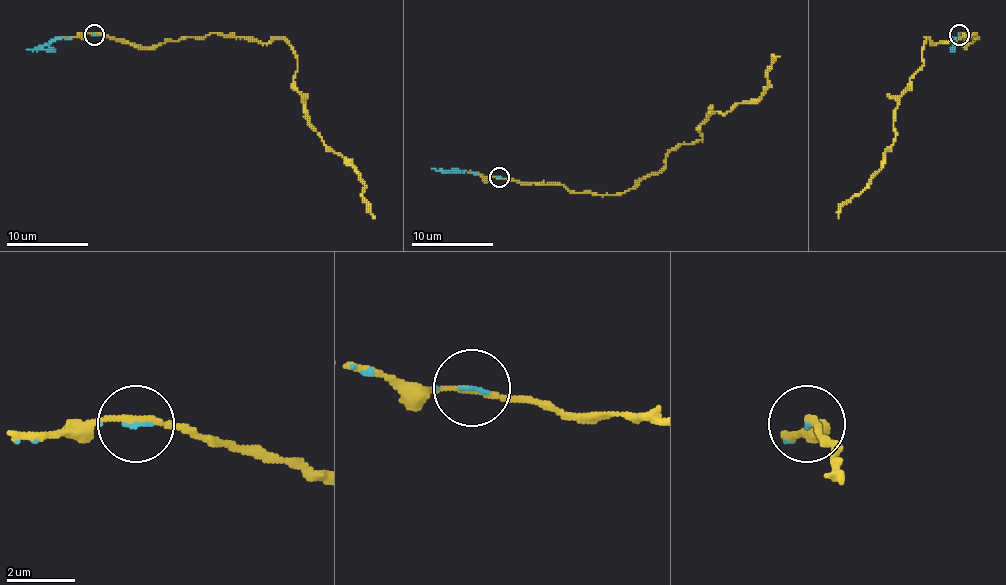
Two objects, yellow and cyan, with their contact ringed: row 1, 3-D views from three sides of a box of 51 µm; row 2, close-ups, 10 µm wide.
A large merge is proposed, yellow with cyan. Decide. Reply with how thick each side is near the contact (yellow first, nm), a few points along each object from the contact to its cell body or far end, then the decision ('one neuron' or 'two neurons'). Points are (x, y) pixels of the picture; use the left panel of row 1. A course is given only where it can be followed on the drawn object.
160 nm thick on the yellow side, 70 nm on the other; yellow runs (94, 35), (157, 47), (220, 33), (283, 39), (309, 124), (360, 177), (375, 218); cyan runs (94, 35), (51, 39), (35, 49), (26, 49); one neuron

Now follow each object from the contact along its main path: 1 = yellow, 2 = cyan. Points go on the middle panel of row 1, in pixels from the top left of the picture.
1: (499, 176), (625, 193), (655, 174), (672, 150), (702, 142), (698, 128), (714, 111), (753, 103), (780, 56)
2: (499, 176), (431, 168)

